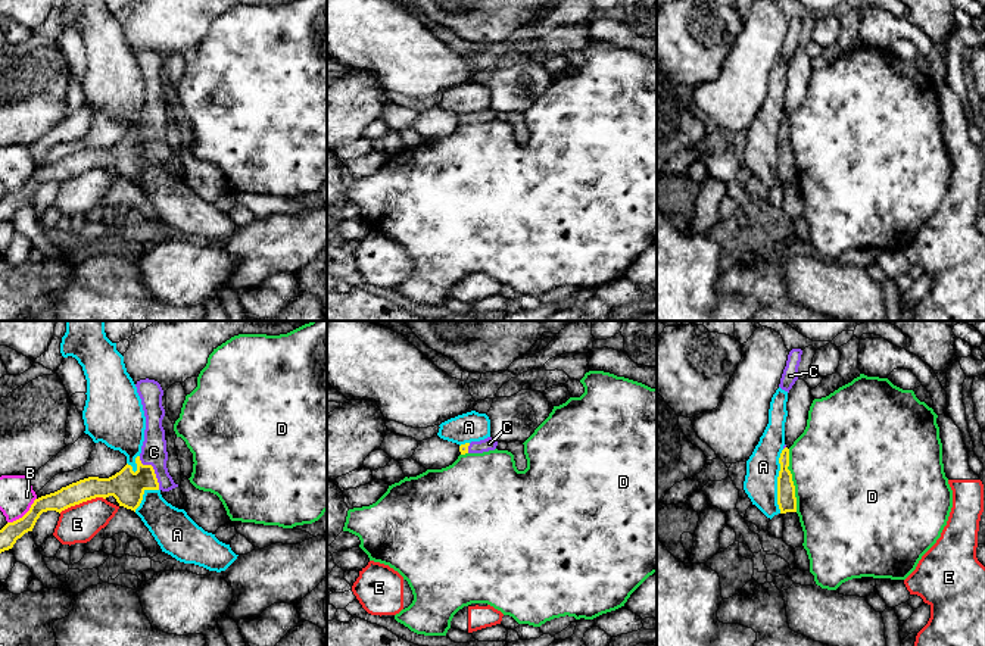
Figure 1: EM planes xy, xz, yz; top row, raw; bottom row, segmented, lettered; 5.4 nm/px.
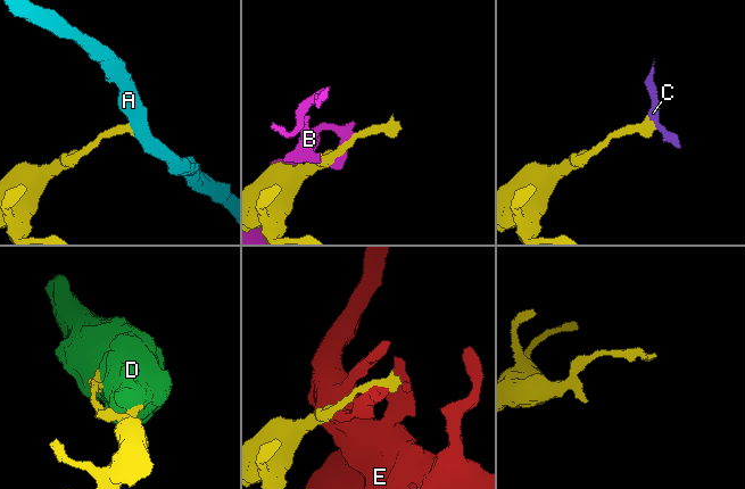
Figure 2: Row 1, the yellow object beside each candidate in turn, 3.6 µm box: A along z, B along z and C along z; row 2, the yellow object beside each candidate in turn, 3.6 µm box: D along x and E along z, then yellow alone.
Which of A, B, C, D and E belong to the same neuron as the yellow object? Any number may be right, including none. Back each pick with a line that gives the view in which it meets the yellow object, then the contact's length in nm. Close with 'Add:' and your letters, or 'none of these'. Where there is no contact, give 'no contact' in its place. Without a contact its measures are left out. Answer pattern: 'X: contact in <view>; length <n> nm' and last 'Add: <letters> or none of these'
C: contact in xy; length 220 nm
Add: C

